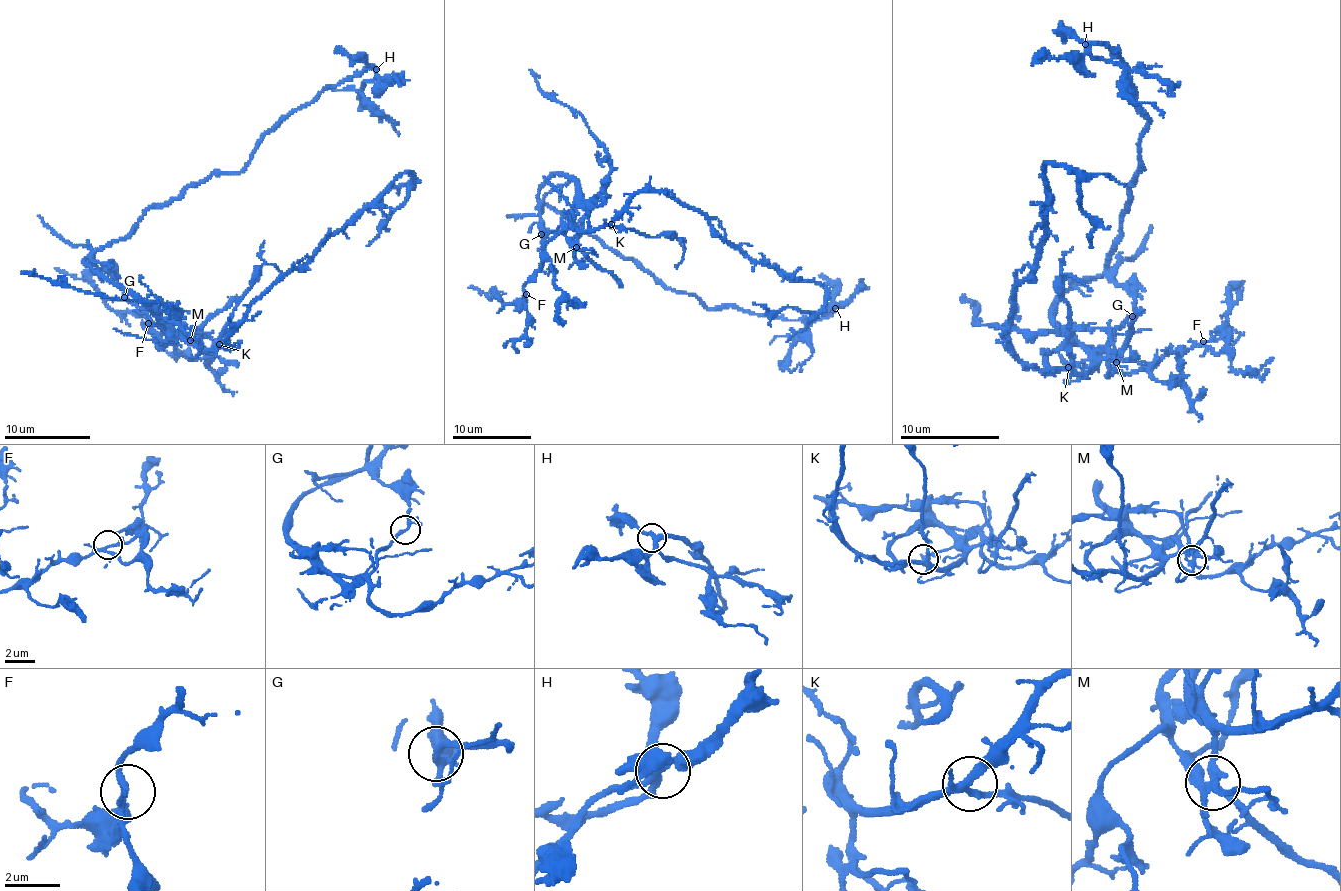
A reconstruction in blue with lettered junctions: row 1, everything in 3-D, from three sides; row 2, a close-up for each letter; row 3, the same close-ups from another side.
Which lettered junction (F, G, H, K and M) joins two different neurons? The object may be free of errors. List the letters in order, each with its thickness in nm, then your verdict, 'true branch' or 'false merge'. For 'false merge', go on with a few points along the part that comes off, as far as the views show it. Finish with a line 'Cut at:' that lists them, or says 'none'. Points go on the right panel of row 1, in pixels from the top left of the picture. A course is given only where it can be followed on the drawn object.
F: calibre 190 nm; true branch
G: calibre 180 nm; true branch
H: calibre 280 nm; true branch
K: calibre 280 nm; true branch
M: calibre 280 nm; false merge; course (1116, 361), (1109, 355), (1110, 365), (1145, 370), (1230, 327), (1226, 318), (1244, 281)
Cut at: M

